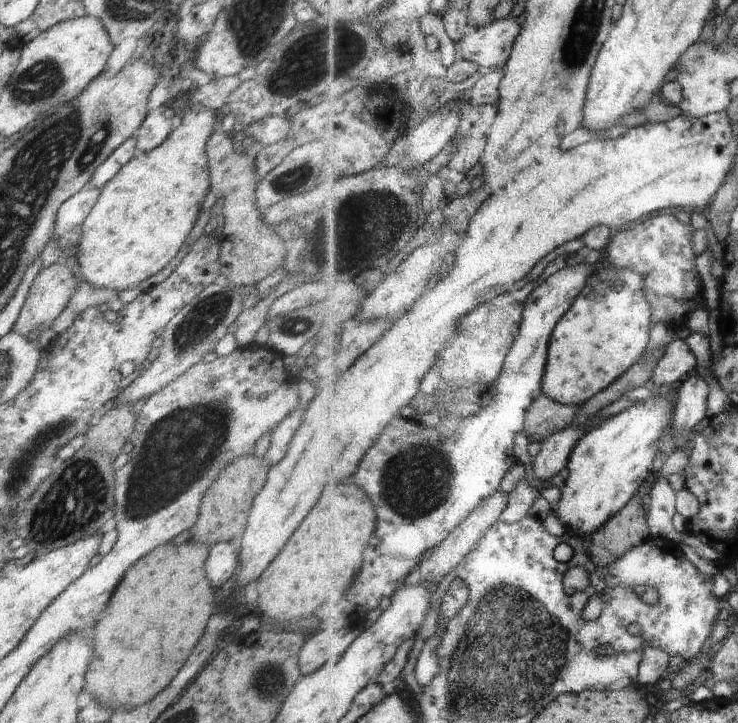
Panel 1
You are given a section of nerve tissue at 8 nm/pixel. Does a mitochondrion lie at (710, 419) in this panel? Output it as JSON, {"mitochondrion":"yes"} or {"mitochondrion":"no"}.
{"mitochondrion":"no"}

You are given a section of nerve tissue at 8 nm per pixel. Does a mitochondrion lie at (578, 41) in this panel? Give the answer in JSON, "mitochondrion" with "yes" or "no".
{"mitochondrion":"yes"}

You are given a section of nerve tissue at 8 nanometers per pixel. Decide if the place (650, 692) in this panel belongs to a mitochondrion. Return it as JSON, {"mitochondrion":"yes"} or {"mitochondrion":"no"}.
{"mitochondrion":"no"}

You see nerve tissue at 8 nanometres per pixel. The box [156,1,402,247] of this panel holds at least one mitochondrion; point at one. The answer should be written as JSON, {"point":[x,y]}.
{"point":[313,57]}

